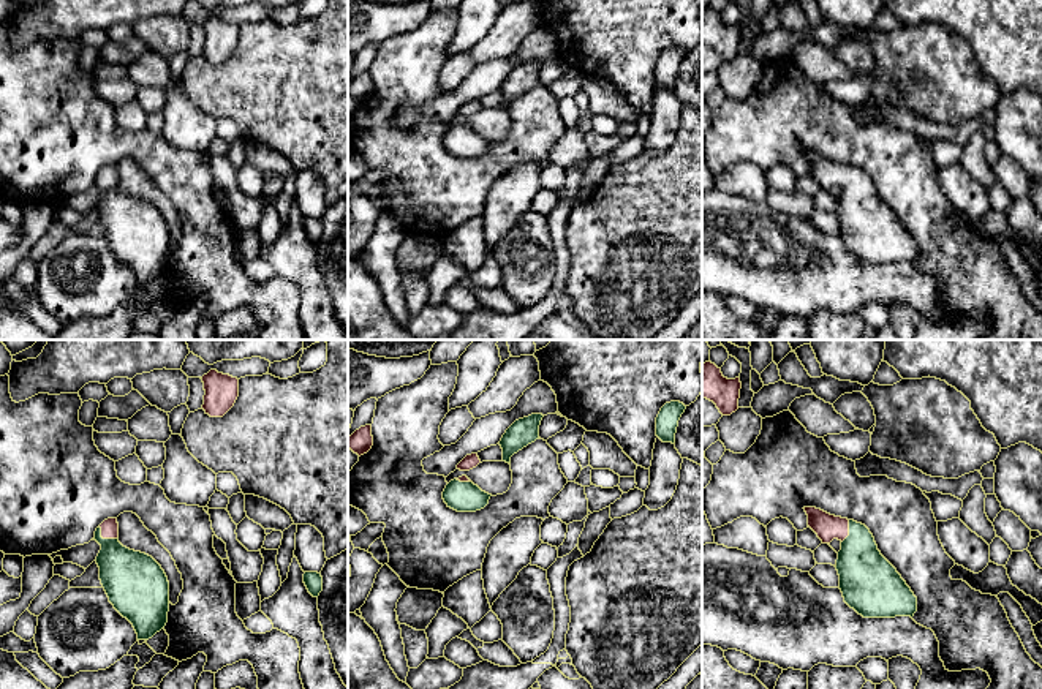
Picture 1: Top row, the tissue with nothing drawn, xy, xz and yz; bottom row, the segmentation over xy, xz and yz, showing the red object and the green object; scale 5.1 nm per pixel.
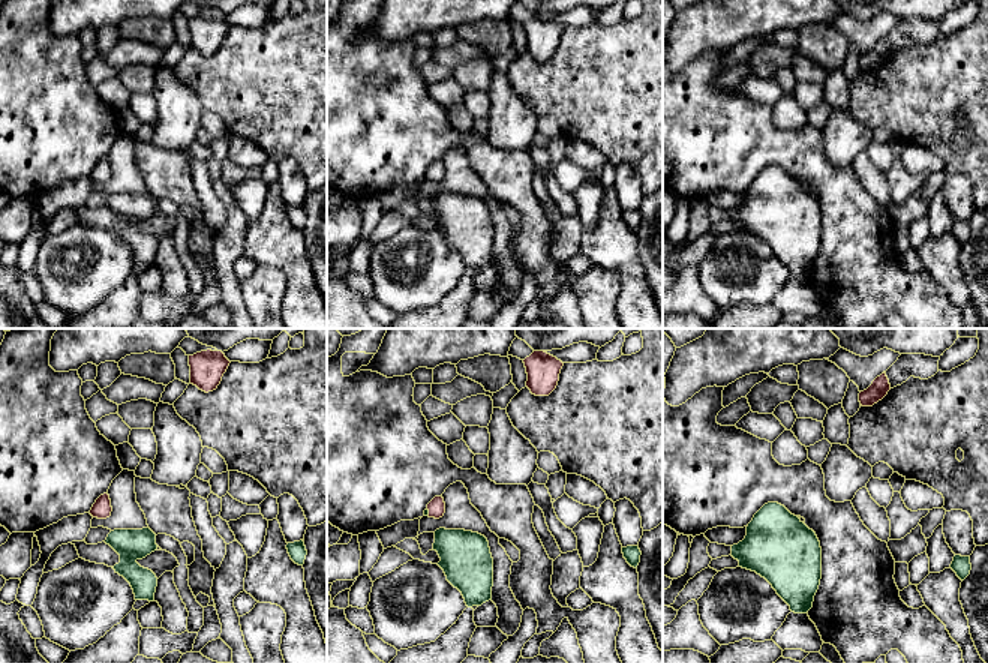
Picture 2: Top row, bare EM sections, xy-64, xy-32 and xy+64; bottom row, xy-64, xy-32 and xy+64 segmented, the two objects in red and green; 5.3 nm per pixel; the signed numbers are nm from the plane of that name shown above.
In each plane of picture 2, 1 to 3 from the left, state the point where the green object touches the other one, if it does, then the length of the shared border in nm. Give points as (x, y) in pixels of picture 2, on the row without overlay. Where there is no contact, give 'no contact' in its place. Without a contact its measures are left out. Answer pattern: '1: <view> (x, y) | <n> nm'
1: no contact
2: xy-32 (429, 176) | 40 nm
3: no contact

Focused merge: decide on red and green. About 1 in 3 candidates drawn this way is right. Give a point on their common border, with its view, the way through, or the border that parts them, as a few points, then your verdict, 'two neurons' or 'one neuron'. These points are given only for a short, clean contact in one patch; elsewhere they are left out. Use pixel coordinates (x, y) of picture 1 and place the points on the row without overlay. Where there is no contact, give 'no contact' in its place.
xy (105, 184) | across xy (109, 174), (105, 184), (113, 204), (132, 225) | one neuron

